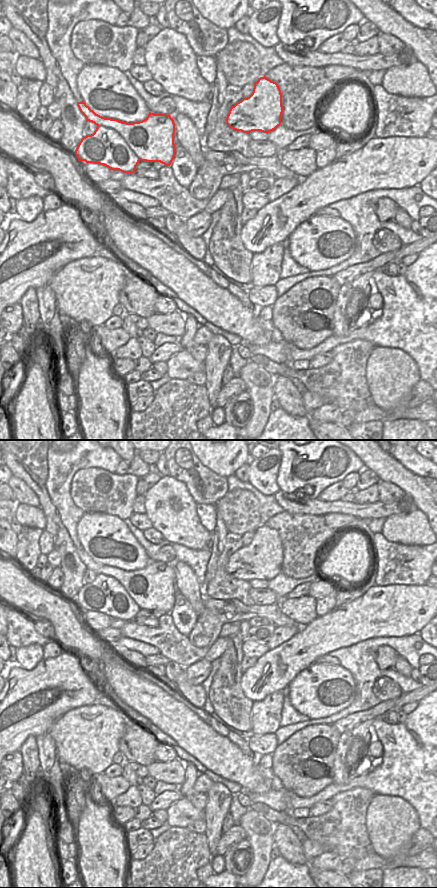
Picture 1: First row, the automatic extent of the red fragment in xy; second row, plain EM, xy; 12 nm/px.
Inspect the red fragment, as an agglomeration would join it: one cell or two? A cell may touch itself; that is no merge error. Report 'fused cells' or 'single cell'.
fused cells

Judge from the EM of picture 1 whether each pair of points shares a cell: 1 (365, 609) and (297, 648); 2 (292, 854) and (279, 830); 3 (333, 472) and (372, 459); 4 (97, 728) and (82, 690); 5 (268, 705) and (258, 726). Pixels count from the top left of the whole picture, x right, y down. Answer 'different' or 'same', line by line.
1: same
2: same
3: different
4: different
5: same

